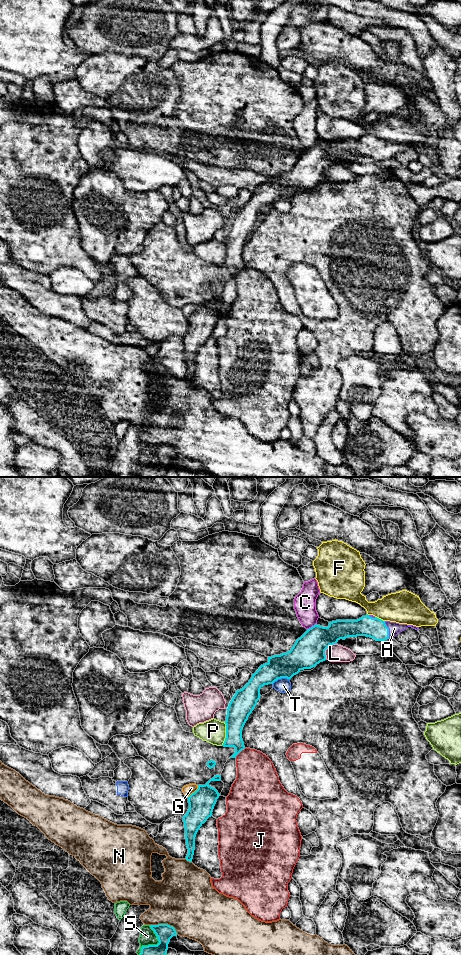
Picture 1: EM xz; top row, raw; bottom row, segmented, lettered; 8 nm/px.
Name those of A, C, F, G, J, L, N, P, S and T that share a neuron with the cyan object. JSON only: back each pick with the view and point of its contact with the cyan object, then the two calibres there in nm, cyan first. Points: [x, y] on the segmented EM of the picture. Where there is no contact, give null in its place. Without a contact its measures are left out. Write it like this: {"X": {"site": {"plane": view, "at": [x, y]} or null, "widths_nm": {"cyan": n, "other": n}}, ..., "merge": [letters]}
{"A": {"site": {"plane": "xz", "at": [388, 630]}, "widths_nm": {"cyan": 170, "other": 100}}, "merge": ["A"]}

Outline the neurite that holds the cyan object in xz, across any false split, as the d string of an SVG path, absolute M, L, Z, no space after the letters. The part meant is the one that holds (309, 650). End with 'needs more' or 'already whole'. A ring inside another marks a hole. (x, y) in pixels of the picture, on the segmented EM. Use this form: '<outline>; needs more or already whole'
M368 614L357 620L332 621L328 627L315 624L296 640L290 651L268 657L268 662L252 674L242 689L236 691L227 708L226 738L222 746L235 748L230 758L236 758L245 749L242 730L260 699L260 689L264 685L273 684L281 678L290 680L301 670L311 669L325 661L325 650L340 639L366 636L385 641L393 639L408 627L419 629L413 625L383 621Z; needs more

